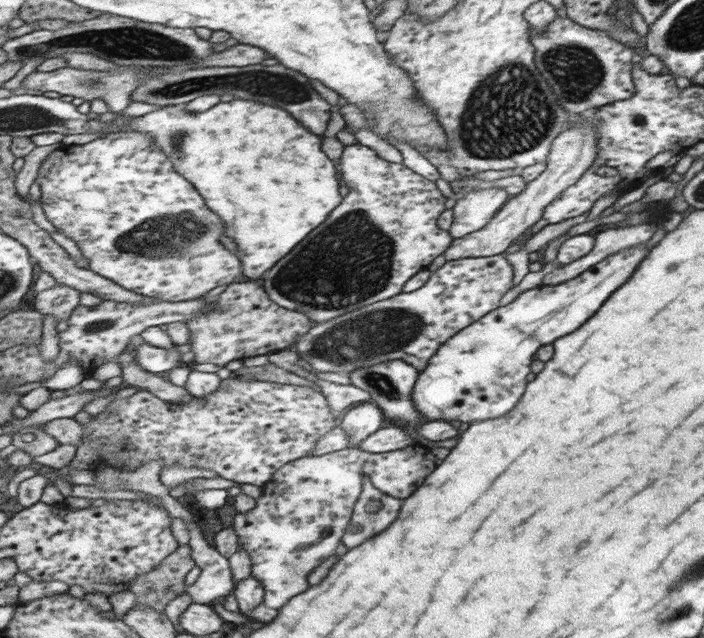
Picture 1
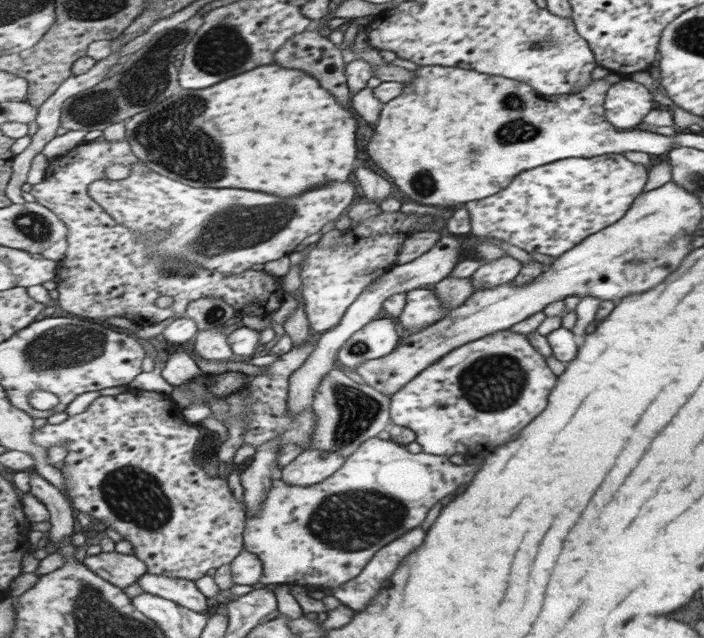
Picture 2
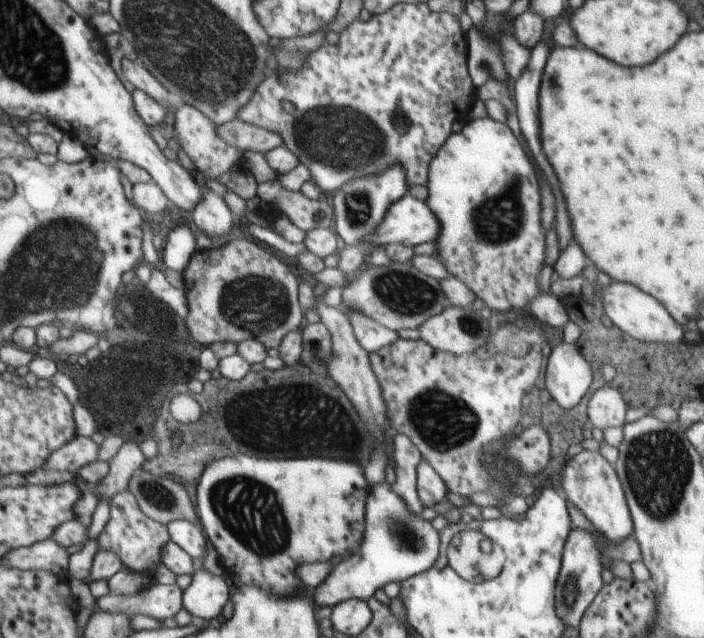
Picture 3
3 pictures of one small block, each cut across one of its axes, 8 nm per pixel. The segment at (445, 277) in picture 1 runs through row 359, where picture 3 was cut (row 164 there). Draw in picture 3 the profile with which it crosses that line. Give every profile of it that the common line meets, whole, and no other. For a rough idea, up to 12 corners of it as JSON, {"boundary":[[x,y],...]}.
{"boundary":[[458,18],[353,20],[237,119],[331,199],[407,189],[467,115]]}

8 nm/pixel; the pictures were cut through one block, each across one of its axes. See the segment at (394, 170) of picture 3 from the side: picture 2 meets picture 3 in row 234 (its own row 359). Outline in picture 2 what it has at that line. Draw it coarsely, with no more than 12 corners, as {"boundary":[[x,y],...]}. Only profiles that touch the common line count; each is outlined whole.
{"boundary":[[393,318],[373,319],[345,342],[338,365],[392,353],[400,340]]}

